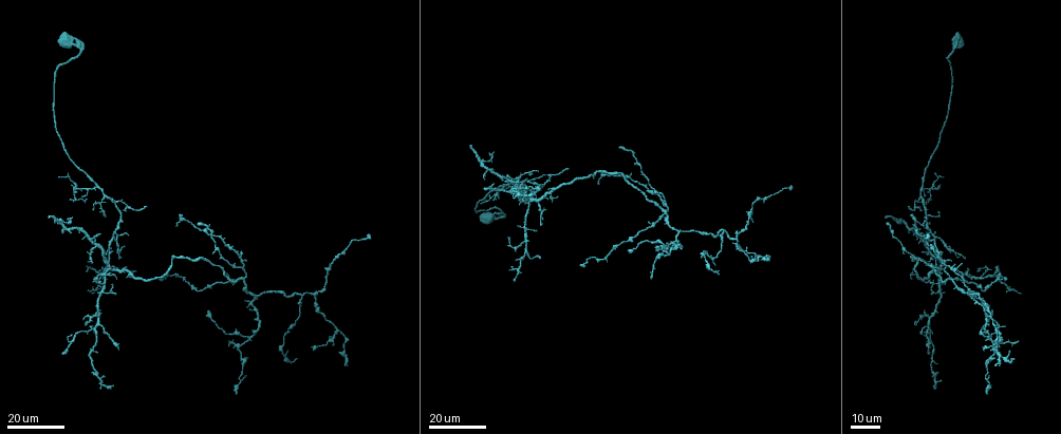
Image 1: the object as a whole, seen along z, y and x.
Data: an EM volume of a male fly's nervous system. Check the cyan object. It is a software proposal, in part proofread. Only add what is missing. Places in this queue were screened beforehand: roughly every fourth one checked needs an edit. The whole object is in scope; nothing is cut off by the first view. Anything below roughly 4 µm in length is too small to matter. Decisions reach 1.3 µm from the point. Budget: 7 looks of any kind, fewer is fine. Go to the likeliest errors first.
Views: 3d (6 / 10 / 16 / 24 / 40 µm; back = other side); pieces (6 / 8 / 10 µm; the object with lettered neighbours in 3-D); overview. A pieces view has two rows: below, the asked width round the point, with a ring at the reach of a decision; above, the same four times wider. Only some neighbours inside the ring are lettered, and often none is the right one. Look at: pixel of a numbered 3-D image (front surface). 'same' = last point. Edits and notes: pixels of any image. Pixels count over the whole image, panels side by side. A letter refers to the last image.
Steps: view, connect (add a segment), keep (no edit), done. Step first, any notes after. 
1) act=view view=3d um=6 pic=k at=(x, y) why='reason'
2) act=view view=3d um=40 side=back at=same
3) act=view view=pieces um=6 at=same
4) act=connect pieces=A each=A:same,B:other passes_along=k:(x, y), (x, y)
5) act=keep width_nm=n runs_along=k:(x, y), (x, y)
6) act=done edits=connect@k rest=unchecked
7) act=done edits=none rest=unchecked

act=view view=3d um=16 pic=1 at=(656, 248) why='end of a long branch'

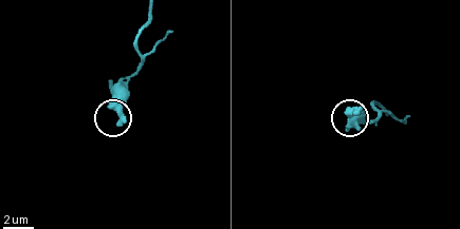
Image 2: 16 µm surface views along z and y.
act=view view=pieces um=10 pic=2 at=(121, 121)

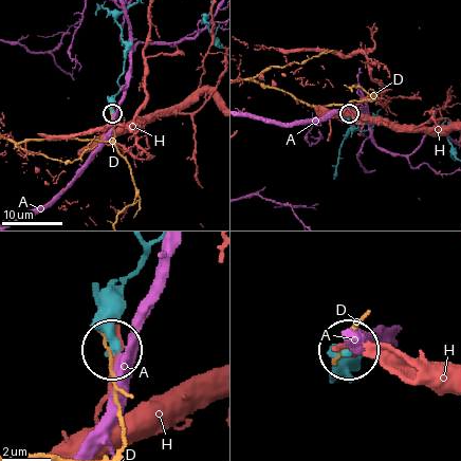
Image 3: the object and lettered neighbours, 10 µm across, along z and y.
act=keep each=A:other,D:other,H:other runs_along=3:(143, 249), (112, 327), (112, 349) found='none of them fits'

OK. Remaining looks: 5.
act=view view=3d um=24 pic=1 at=(147, 205) why='end of a long branch'

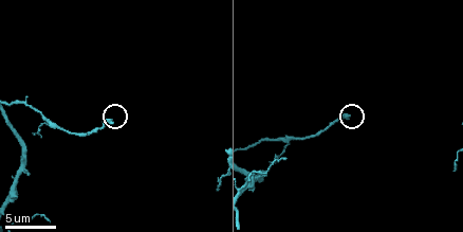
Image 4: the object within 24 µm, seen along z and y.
act=view view=pieces um=10 pic=4 at=(109, 120) why='what lies round it'

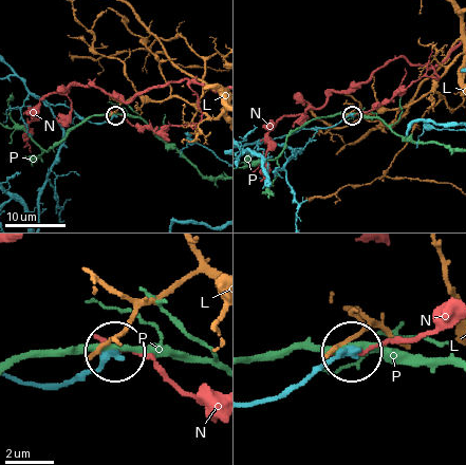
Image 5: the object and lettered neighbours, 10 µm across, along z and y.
act=keep each=L:other,N:other,P:other runs_along=5:(25, 87), (93, 123), (114, 115) found='no lettered segment goes on from it'

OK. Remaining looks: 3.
act=view view=3d um=16 pic=1 at=(653, 278) why='free end'

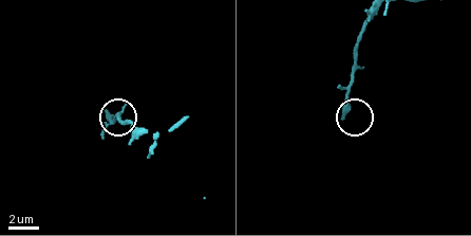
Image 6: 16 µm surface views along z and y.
act=view view=pieces um=6 pic=6 at=(108, 110) why='see the neighbours'

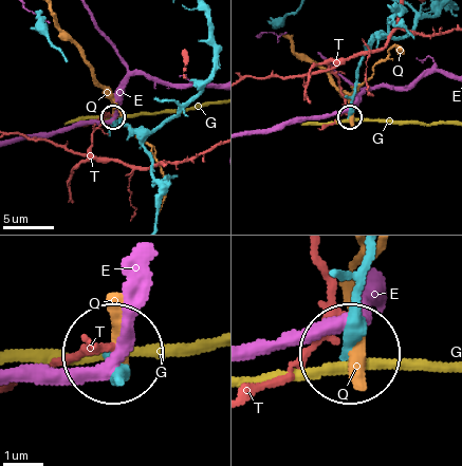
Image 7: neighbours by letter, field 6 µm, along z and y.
act=keep each=E:other,G:other,Q:other,T:other runs_along=7:(365, 260), (355, 348) found='none of them fits'

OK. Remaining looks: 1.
act=done edits=none rest=unchecked

